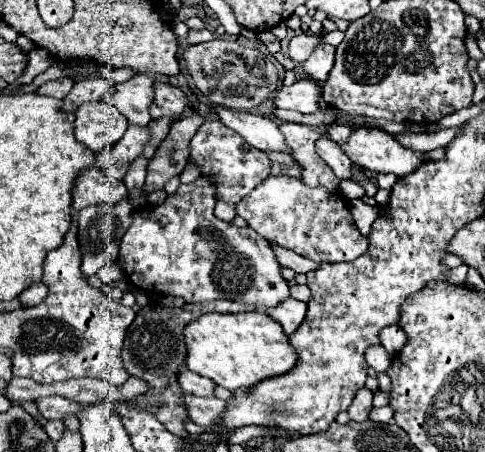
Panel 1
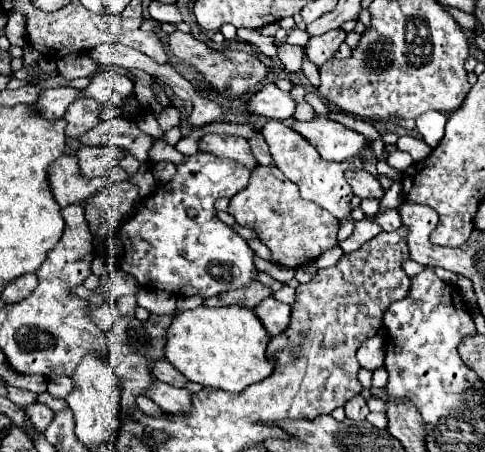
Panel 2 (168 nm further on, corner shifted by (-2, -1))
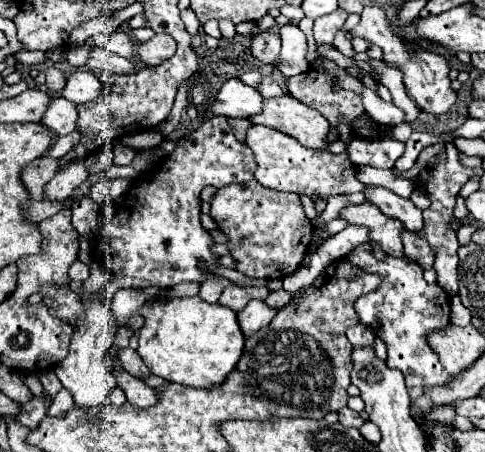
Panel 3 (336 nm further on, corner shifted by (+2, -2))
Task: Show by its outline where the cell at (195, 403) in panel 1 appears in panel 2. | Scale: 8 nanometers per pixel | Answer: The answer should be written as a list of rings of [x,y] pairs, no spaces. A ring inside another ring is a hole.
[[[155,381],[151,389],[147,389],[145,397],[153,399],[165,413],[179,415],[179,411],[187,411],[191,407],[191,391],[189,389],[175,389],[167,383]]]

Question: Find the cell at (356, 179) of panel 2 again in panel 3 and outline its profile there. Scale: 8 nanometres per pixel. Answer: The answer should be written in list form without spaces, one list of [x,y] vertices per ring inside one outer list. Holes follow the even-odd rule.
[[[367,186],[365,188],[365,198],[371,204],[375,204],[385,216],[403,222],[405,230],[419,232],[423,228],[421,210],[411,200],[405,200],[405,198],[393,194],[387,188],[381,188],[381,186]]]

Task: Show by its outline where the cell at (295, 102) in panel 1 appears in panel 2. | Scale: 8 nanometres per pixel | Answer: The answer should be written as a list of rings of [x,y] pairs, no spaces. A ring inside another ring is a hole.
[[[269,83],[263,89],[259,89],[257,93],[249,95],[247,109],[251,113],[283,121],[283,119],[293,117],[295,109],[297,109],[297,103],[287,91],[281,91],[277,85]]]

